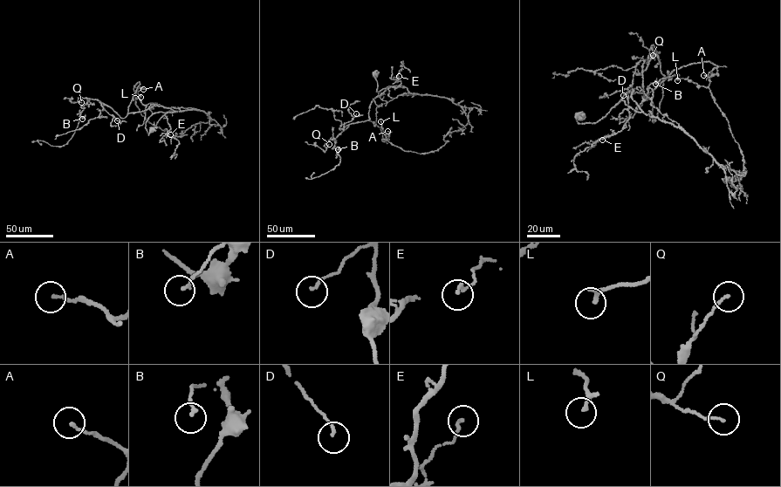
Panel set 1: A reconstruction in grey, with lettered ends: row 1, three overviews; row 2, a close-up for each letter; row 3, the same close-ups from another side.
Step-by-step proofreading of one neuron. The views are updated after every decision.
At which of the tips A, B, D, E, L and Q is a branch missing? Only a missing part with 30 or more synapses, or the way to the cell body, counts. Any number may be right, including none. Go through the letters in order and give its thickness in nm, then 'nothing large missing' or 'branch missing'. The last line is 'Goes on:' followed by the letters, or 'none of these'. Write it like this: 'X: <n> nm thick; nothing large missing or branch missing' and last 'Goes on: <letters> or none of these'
A: 140 nm thick; nothing large missing
B: 140 nm thick; nothing large missing
D: 110 nm thick; nothing large missing
E: 140 nm thick; nothing large missing
L: 150 nm thick; nothing large missing
Q: 110 nm thick; nothing large missing
Goes on: none of these

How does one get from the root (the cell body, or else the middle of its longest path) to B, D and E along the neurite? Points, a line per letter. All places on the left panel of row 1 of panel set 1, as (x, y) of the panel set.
B: (151, 129), (148, 134), (146, 123), (152, 114), (175, 111), (155, 106), (121, 118), (90, 99), (82, 119)
D: (151, 129), (148, 134), (146, 123), (152, 114), (175, 111), (155, 106), (121, 118), (99, 102), (117, 120)
E: (151, 129), (148, 134), (145, 127), (149, 117), (157, 113), (165, 113), (170, 127), (167, 133), (170, 134)

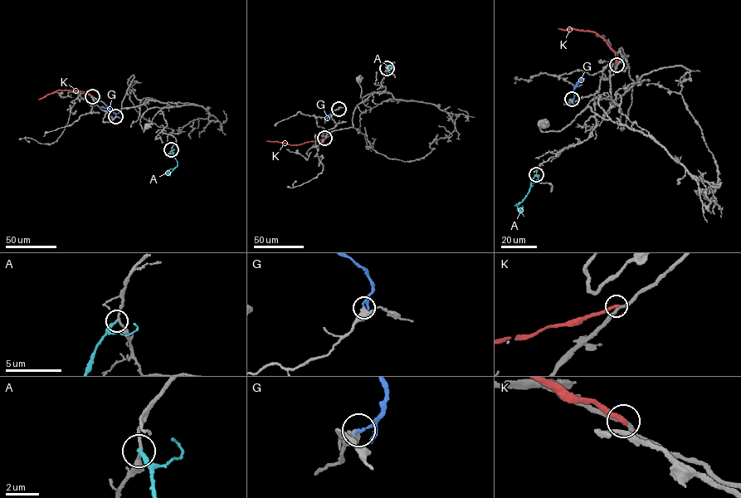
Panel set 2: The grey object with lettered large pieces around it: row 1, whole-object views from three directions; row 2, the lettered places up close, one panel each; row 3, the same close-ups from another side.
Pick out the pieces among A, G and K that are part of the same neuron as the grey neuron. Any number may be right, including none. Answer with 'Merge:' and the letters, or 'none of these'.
Merge: none of these

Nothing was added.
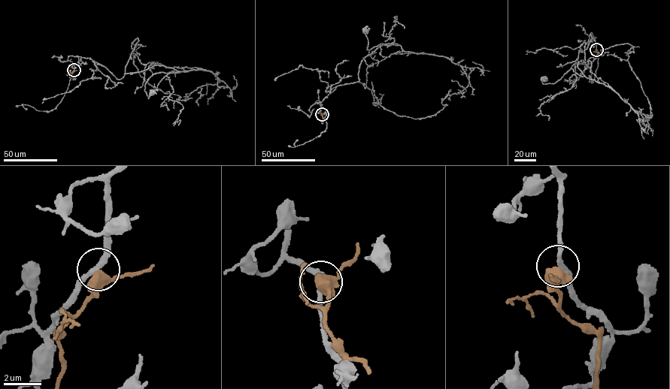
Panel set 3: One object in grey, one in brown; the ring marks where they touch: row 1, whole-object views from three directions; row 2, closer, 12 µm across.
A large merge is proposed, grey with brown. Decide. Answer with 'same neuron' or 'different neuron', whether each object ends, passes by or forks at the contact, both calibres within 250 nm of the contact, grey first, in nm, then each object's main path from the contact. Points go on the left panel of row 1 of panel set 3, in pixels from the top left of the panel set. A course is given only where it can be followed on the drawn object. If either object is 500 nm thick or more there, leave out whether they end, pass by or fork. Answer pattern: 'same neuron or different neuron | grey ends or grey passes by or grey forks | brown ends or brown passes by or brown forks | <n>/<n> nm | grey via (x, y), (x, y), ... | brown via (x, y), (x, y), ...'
different neuron | grey passes by | brown passes by | 240/480 nm | grey via (74, 70), (82, 58), (117, 79), (154, 64), (179, 71), (153, 74), (145, 84), (148, 98), (152, 91) | brown via (74, 70), (70, 80)

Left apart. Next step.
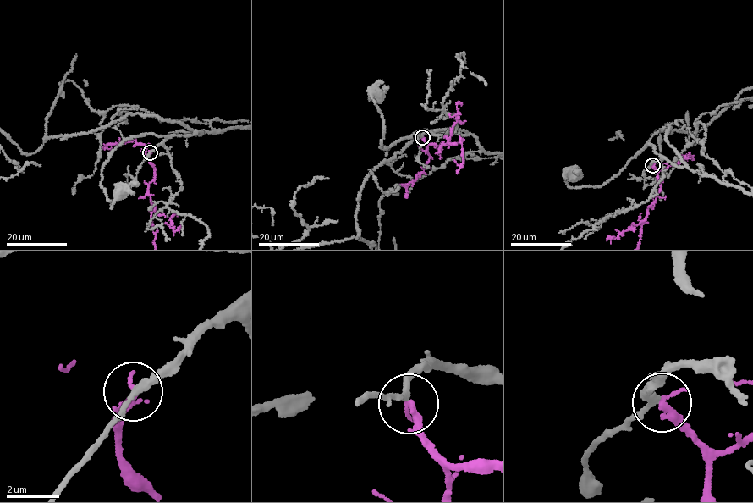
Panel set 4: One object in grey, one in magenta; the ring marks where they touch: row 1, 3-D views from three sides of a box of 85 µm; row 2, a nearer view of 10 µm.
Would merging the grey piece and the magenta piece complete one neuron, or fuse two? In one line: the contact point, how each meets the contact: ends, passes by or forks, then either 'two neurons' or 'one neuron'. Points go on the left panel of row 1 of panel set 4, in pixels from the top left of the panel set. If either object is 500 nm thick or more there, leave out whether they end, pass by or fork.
place (150, 152); grey passes by; magenta ends; one neuron

